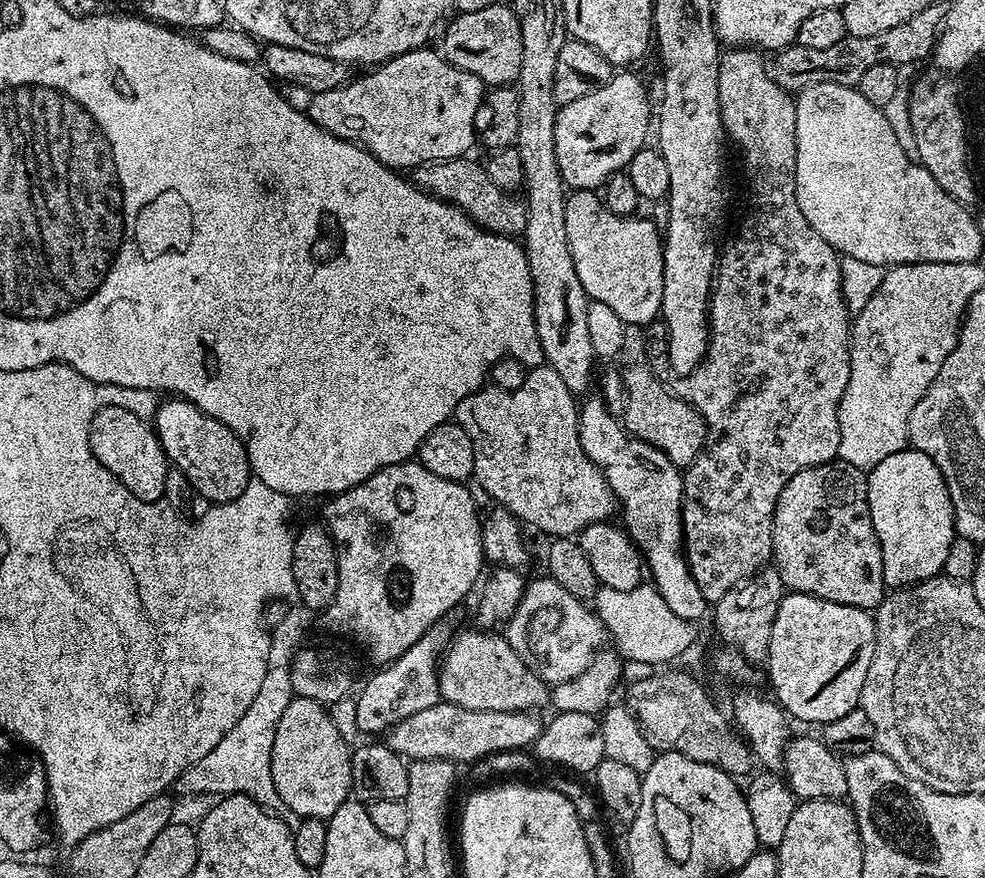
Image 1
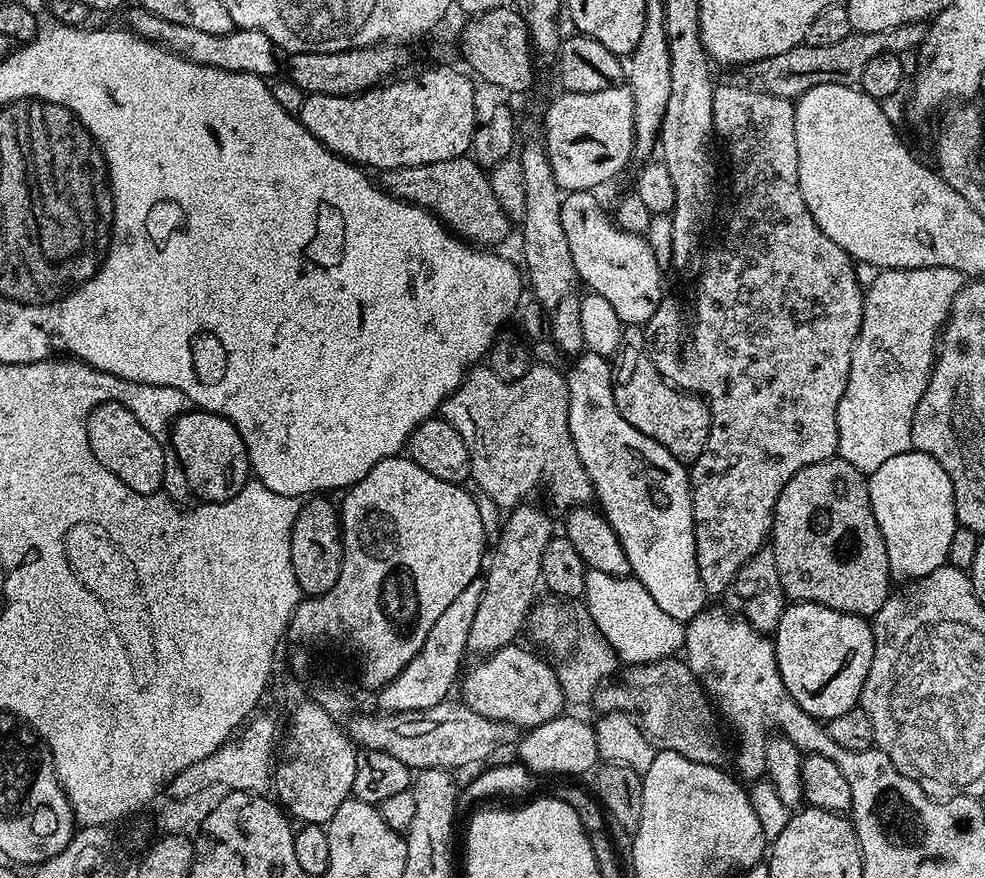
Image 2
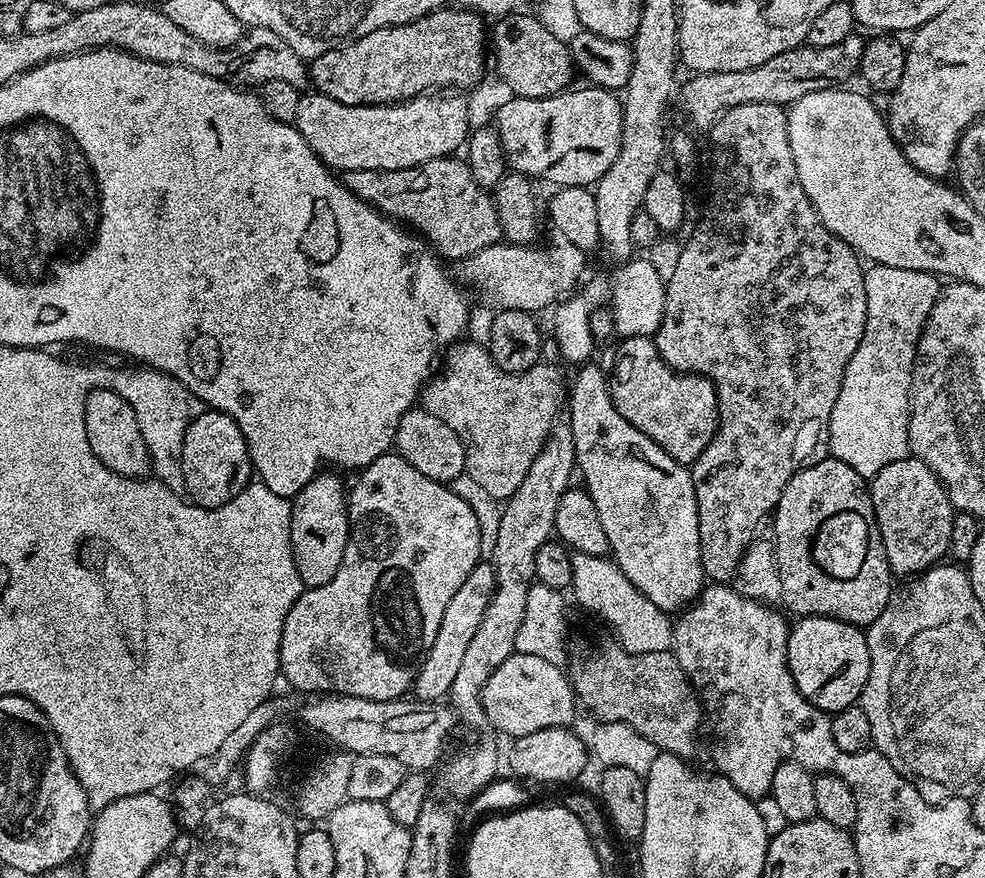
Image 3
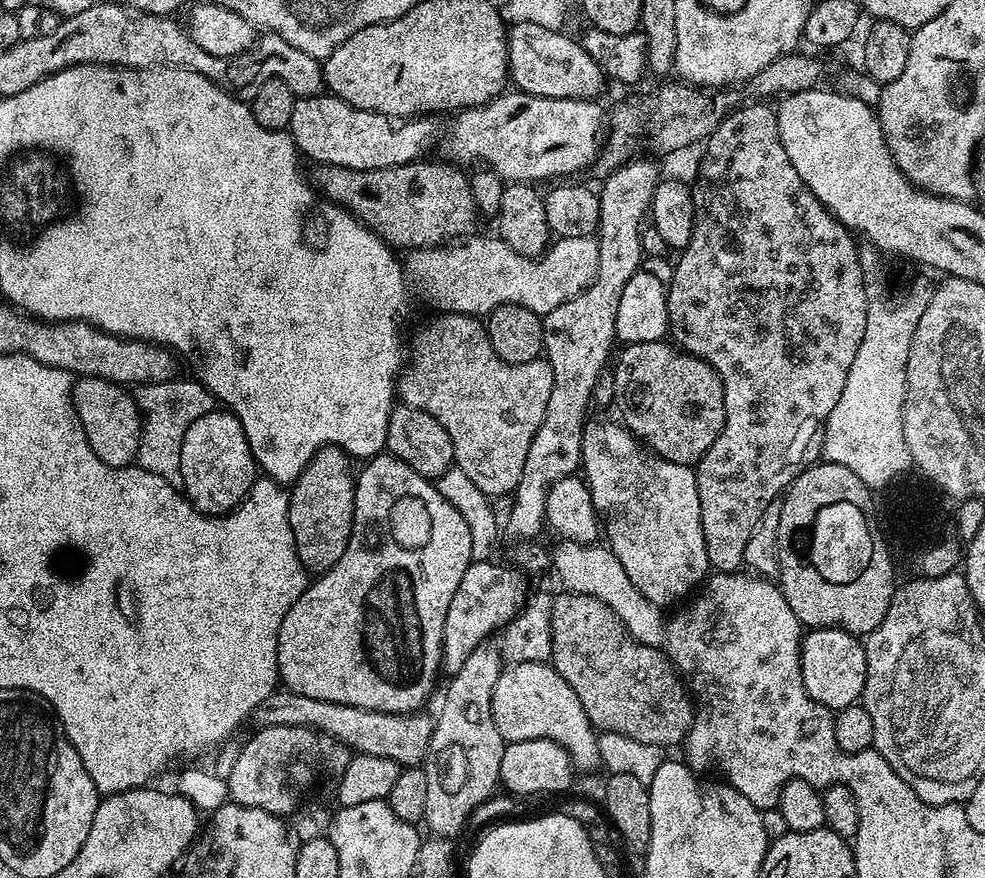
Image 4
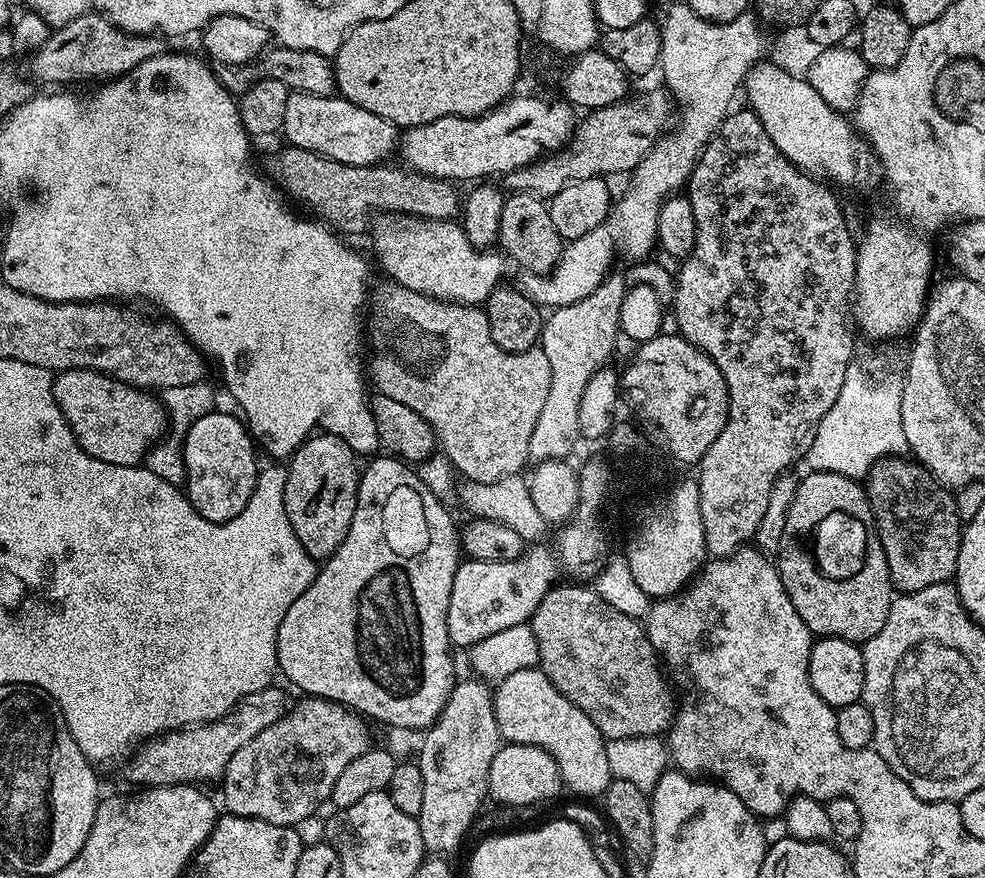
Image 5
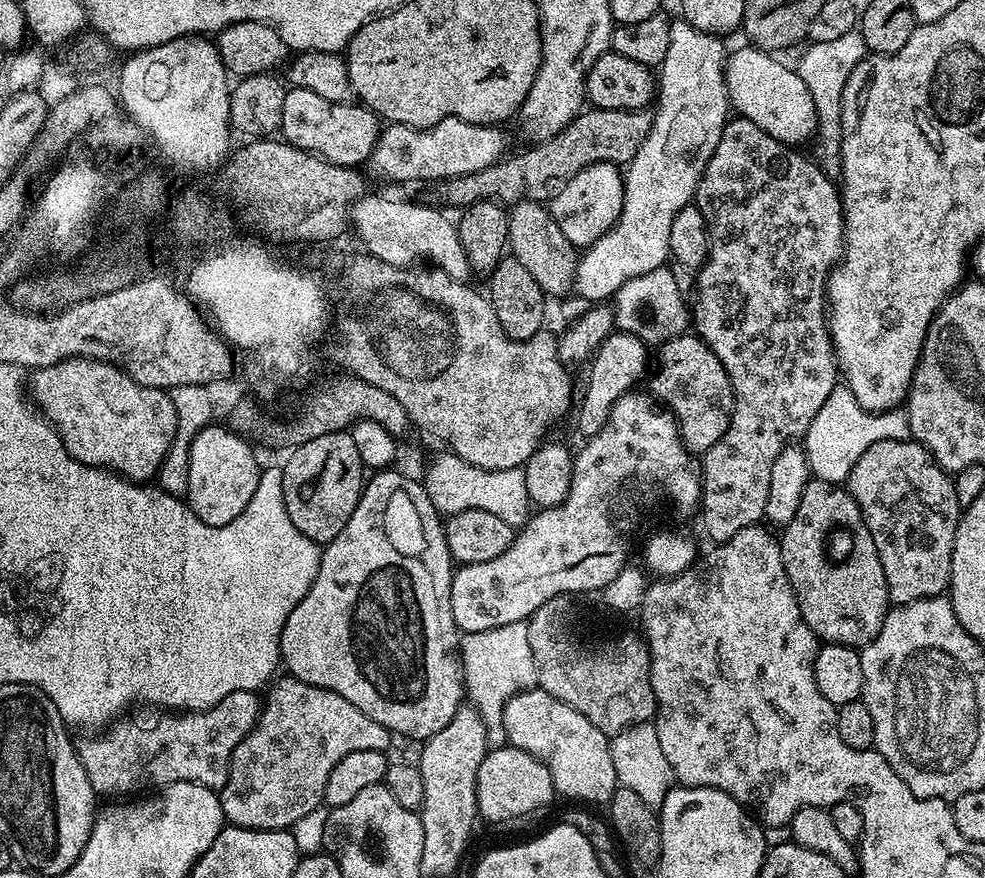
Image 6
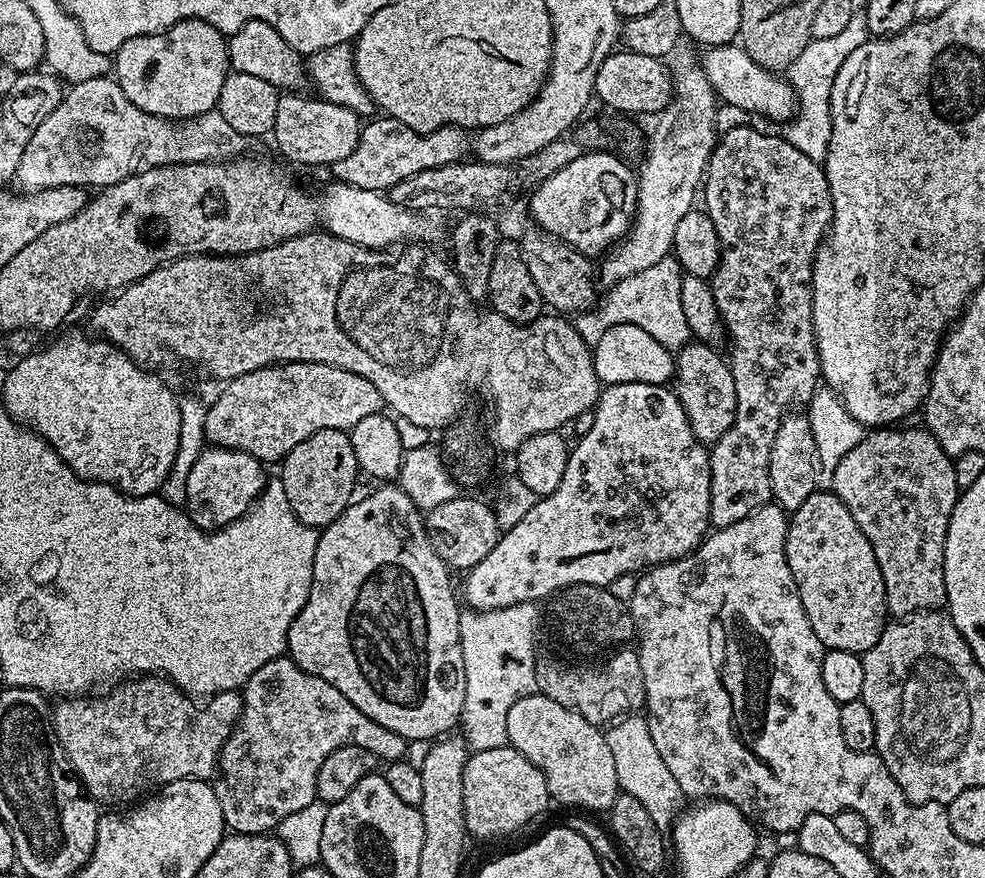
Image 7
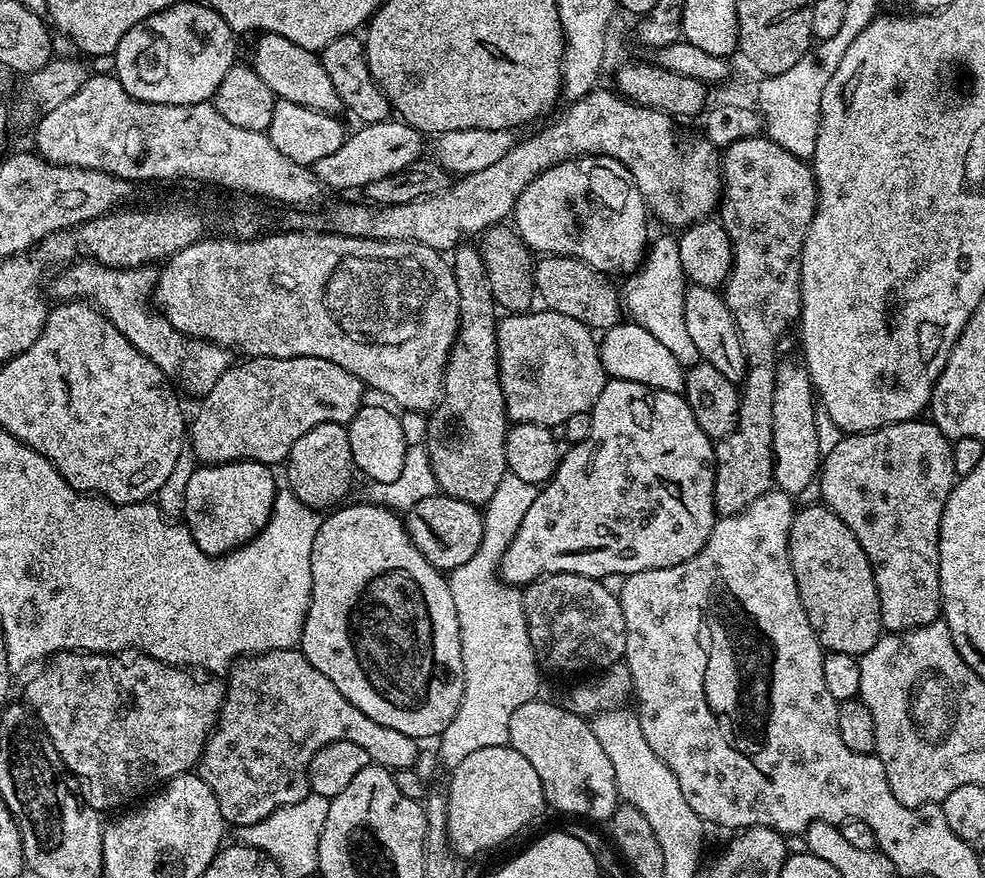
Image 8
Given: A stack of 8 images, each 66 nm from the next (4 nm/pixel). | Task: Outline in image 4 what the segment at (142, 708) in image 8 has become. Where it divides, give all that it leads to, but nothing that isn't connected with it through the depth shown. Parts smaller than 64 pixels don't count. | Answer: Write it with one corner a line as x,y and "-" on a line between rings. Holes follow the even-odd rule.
277,690
271,692
261,704
255,708
250,720
256,723
257,729
272,728
273,726
302,726
303,728
314,728
319,732
325,732
336,740
357,753
374,754
376,757
388,757
401,766
419,765
428,753
429,740
432,737
433,719
419,713
398,713
384,711
368,711
365,708
350,707
348,704
336,704
322,702
318,698
306,698
306,694

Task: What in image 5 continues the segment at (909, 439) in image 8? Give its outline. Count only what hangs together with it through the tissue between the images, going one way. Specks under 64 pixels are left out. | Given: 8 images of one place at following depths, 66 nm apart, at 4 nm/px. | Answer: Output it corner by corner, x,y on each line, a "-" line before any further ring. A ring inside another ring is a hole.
889,456
880,461
866,477
868,501
876,519
876,533
886,554
892,587
897,593
926,590
926,586
947,584
955,577
960,549
962,521
956,509
956,497
919,462
904,456

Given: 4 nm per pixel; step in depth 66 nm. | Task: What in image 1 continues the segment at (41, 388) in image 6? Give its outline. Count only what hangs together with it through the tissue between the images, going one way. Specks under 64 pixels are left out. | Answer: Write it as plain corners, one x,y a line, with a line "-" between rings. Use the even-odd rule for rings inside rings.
106,406
98,410
90,426
90,450
134,498
142,498
146,502
164,500
166,490
166,474
170,467
168,455
162,450
153,425
144,420
139,412
131,412
122,406

